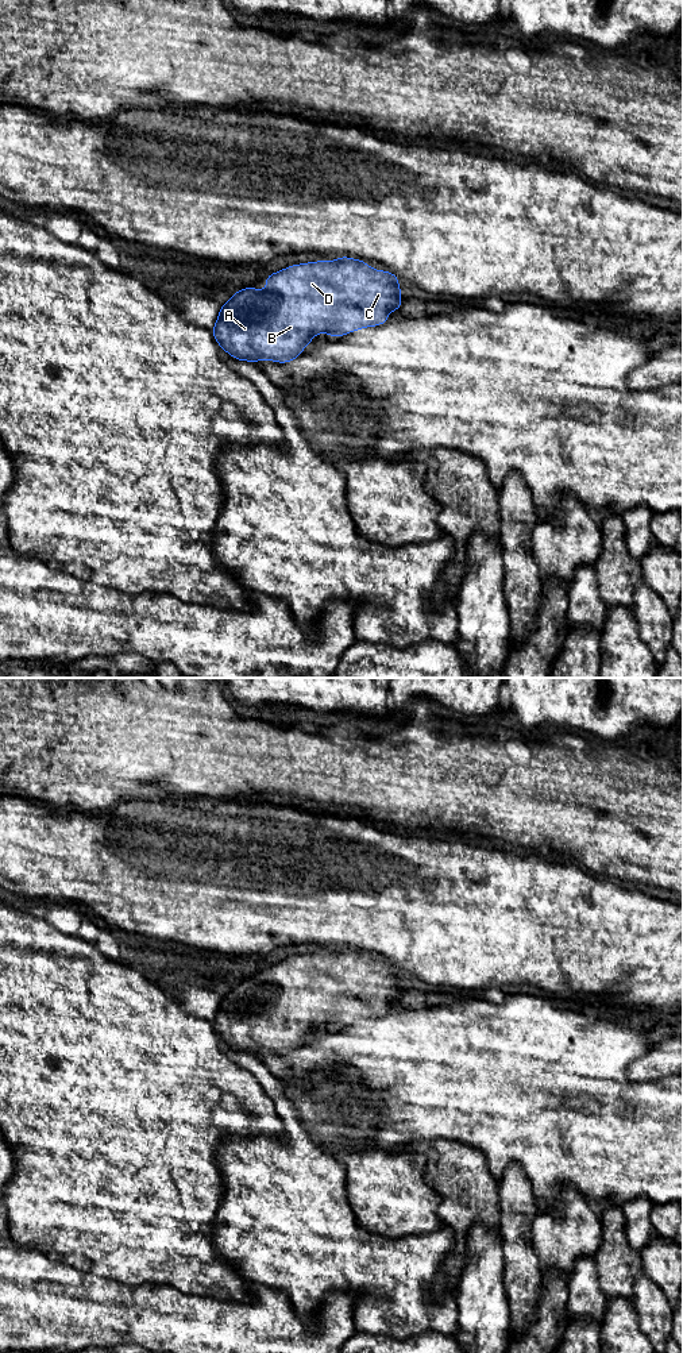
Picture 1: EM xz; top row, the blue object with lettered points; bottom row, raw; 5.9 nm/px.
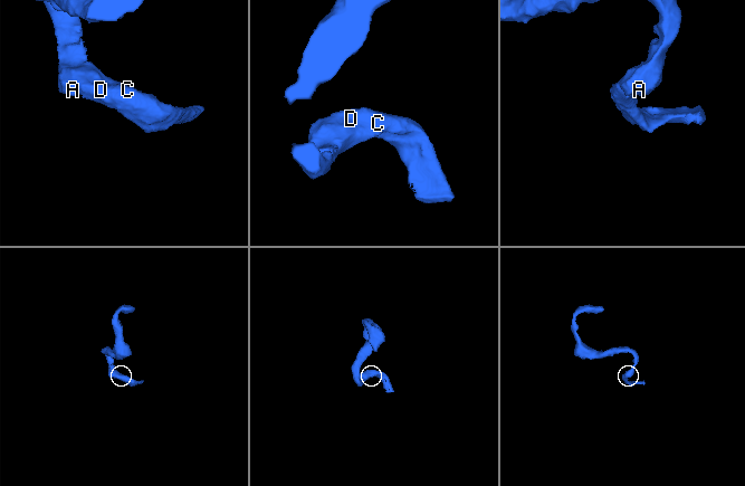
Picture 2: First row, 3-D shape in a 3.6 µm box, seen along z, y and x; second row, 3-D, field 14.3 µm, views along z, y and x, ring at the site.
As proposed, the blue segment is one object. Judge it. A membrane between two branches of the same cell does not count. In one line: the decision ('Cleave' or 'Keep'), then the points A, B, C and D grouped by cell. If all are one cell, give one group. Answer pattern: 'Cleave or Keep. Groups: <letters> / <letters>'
Keep. Groups: A B C D

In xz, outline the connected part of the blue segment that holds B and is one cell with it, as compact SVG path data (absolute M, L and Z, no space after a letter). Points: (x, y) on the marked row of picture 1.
M348 257L293 265L270 274L265 284L266 290L250 286L234 293L220 307L212 328L220 348L238 361L288 363L302 352L316 334L328 332L331 338L339 338L360 328L381 325L387 323L391 311L402 305L397 275Z

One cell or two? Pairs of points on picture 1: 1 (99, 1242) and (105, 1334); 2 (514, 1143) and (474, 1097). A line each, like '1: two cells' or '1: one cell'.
1: two cells
2: one cell

